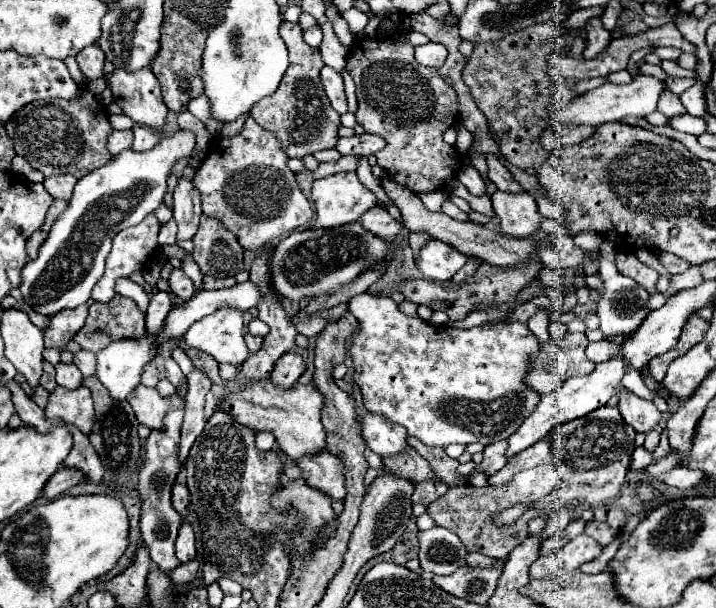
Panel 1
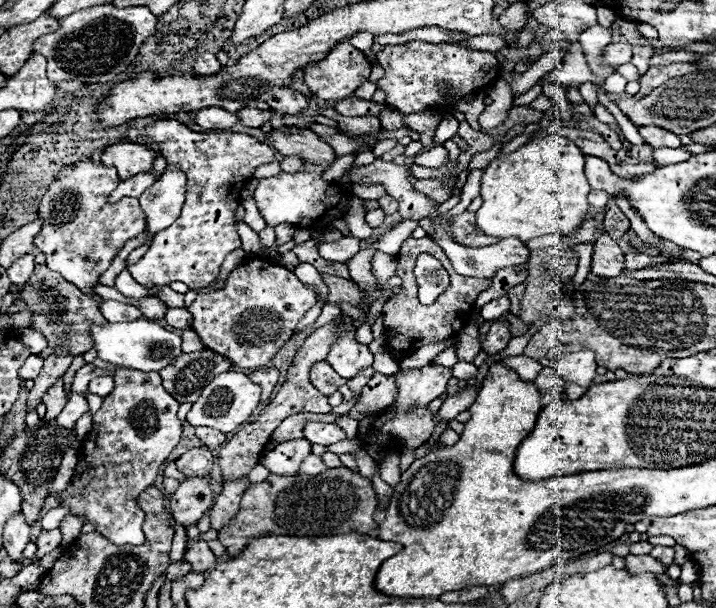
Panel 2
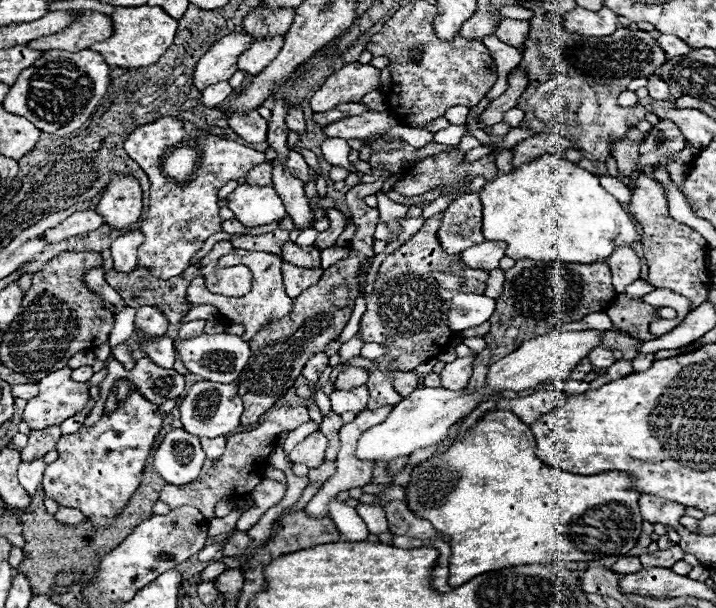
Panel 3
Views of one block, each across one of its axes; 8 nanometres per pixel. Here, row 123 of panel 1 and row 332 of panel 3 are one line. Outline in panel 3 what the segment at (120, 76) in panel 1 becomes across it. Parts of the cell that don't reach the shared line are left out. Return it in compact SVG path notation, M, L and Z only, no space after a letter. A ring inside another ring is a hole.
M140 306L136 308L134 330L140 338L160 338L168 330L168 322L164 314L154 306Z

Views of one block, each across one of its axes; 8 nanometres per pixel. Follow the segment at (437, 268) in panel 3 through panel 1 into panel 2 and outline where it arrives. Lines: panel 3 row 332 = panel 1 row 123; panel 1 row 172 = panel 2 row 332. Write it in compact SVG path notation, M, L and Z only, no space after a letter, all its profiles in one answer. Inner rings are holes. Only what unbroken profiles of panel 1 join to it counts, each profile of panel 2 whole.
M409 237L398 252L398 272L396 274L404 280L404 284L402 284L404 292L396 294L390 302L384 304L384 328L386 328L386 336L388 336L388 352L394 358L404 358L404 356L416 352L420 346L426 346L430 342L452 338L460 328L464 328L468 324L478 294L490 286L488 280L466 278L466 276L456 274L452 270L448 256L432 238L415 239ZM424 252L436 256L444 264L444 268L450 272L450 280L452 280L450 288L446 292L442 292L442 296L438 296L432 306L424 306L418 302L418 286L416 286L414 274L412 274L414 260Z

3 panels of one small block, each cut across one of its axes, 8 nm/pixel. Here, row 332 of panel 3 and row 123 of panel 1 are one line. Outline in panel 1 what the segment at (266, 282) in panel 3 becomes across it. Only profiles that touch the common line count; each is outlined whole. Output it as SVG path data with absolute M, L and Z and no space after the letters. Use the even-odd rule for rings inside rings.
M246 116L242 132L234 138L218 140L192 180L200 192L202 212L220 218L246 250L258 250L286 232L308 226L314 210L298 188L286 160L288 156L284 156L276 136Z

